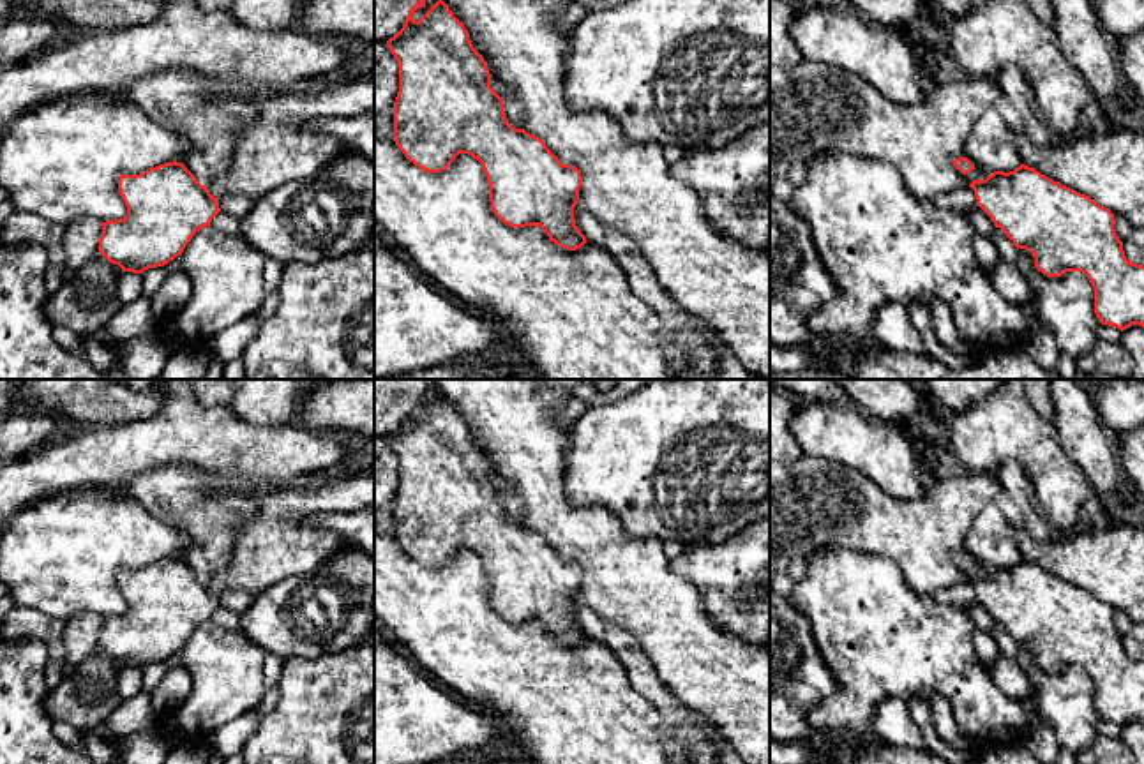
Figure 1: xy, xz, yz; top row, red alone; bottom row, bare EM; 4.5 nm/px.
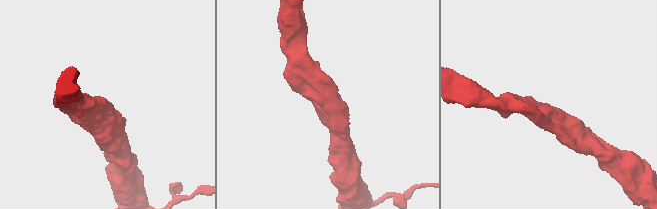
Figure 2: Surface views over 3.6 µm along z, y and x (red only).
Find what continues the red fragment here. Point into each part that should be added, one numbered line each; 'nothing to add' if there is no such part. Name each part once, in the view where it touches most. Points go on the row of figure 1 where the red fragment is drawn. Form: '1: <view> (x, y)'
nothing to add

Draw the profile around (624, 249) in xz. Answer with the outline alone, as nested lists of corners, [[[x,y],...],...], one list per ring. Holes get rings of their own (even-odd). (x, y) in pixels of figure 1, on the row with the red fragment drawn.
[[[581,201],[574,208],[574,219],[588,242],[614,256],[625,270],[634,295],[646,302],[660,318],[660,348],[674,369],[667,379],[720,379],[715,351],[726,348],[722,335],[703,319],[689,314],[657,282],[650,263],[634,240],[595,219],[583,208]]]

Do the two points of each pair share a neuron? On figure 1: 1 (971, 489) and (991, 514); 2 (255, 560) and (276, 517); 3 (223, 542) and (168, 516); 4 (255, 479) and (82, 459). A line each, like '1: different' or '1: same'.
1: different
2: same
3: same
4: same

